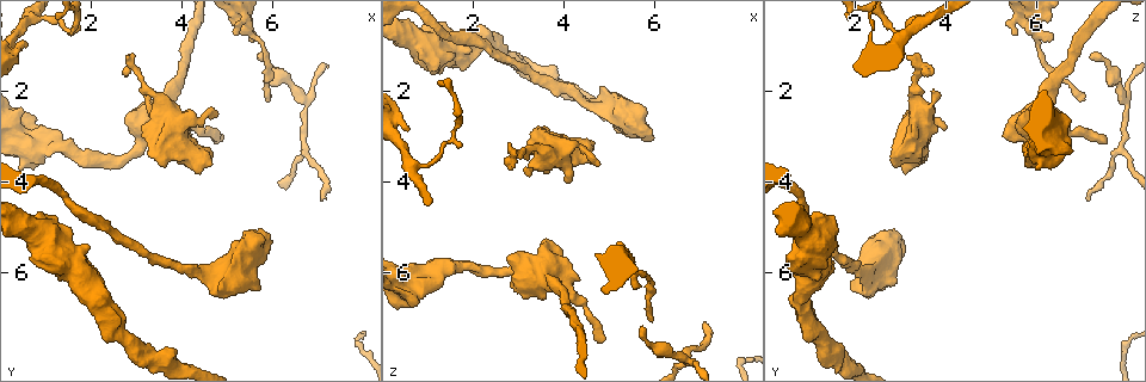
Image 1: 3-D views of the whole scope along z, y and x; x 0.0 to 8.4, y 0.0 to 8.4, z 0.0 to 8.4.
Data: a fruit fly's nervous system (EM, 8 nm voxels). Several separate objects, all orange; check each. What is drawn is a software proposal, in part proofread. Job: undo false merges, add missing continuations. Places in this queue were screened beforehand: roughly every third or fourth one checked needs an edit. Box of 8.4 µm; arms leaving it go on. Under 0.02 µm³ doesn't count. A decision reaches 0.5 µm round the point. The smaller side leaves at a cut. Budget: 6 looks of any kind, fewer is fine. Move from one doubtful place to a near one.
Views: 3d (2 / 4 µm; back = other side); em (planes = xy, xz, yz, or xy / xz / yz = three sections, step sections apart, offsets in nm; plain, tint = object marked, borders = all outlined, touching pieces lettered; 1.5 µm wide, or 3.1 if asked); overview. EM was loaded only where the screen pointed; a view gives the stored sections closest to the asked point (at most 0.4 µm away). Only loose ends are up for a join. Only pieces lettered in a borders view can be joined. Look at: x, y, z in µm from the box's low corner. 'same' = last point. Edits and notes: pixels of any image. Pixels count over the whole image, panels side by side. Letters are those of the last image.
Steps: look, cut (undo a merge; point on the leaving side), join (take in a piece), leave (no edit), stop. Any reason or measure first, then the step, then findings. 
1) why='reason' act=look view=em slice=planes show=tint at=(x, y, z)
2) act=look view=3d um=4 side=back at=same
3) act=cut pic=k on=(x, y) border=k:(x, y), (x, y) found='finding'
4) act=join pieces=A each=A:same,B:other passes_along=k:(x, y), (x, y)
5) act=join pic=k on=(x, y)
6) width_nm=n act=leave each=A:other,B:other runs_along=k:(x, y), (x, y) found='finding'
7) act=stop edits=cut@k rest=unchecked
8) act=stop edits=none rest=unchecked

why='branch stops here' act=look view=3d um=4 at=(5.95, 2.10, 7.05)

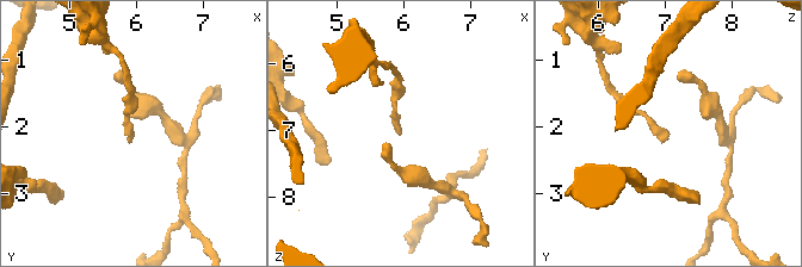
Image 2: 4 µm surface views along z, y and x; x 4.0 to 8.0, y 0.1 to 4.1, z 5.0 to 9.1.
why='need the tissue' act=look view=em slice=planes show=borders at=(5.95, 2.15, 7.10)

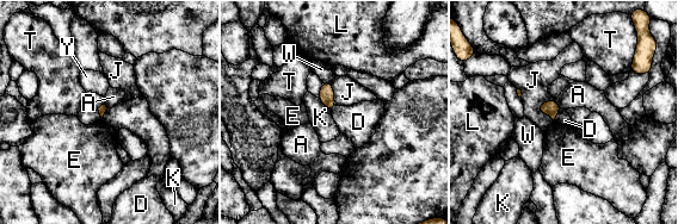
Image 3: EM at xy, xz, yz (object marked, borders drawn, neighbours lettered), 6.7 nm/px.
act=leave each=A:other,D:other,E:other,J:other,K:other,L:other,T:other,W:other,Y:other border=3:(561, 109), (554, 120) found='none of them fits'

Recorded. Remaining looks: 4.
why='thick end' act=look view=3d um=2 at=(4.65, 3.70, 3.05)

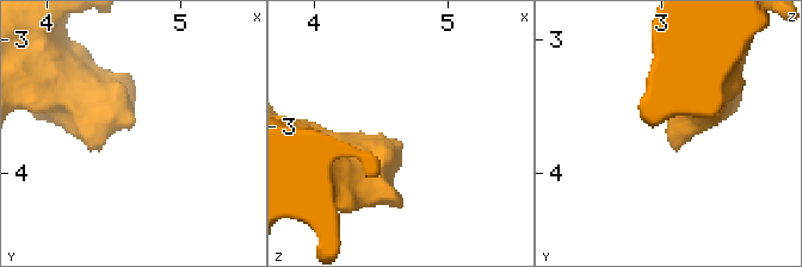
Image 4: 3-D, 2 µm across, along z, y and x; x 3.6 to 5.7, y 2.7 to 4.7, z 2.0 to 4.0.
act=look view=em slice=xz step=4 show=borders at=(4.64, 3.64, 3.12)

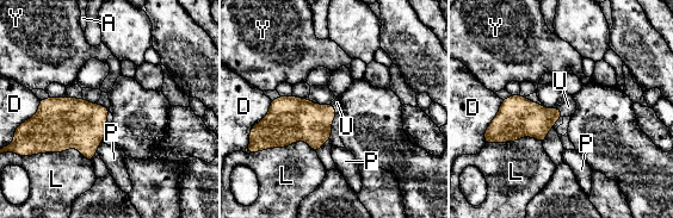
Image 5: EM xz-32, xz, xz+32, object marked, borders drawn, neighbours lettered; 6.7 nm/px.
act=join pic=5 on=(568, 106) each=A:other,D:other,L:other,P:other,U:same,Y:other passes_along=5:(524, 118), (560, 111), (568, 106) found='it goes on there'

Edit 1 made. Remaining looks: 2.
act=stop edits=join@5 rest=unchecked

